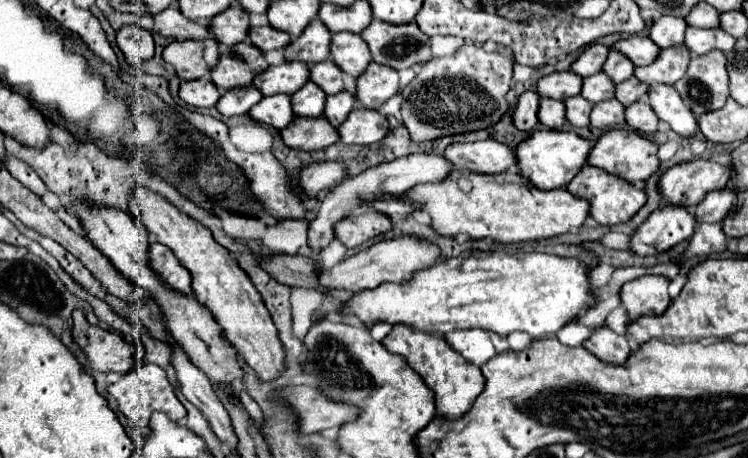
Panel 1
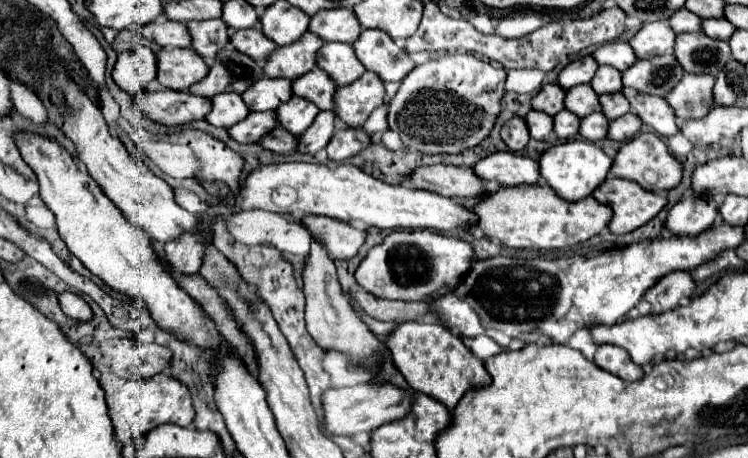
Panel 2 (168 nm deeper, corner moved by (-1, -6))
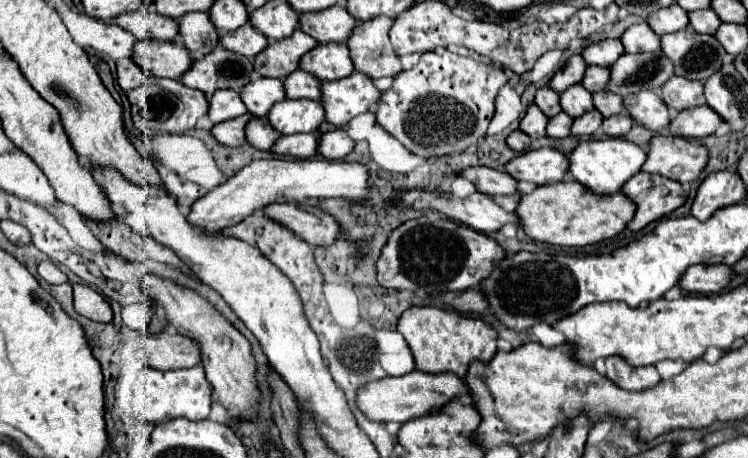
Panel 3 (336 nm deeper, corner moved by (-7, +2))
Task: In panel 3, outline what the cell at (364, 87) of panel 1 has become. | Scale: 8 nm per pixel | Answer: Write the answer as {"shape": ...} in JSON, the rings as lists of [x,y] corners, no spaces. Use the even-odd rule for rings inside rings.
{"shape":[[[352,74],[336,82],[322,82],[322,106],[326,110],[326,122],[342,128],[354,116],[370,112],[376,108],[380,90],[364,74]]]}

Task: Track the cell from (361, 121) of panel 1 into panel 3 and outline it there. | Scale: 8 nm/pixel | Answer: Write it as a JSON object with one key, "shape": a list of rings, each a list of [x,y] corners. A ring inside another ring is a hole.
{"shape":[[[338,128],[334,132],[326,132],[318,140],[318,154],[326,160],[342,160],[352,150],[354,150],[354,142],[342,128]]]}

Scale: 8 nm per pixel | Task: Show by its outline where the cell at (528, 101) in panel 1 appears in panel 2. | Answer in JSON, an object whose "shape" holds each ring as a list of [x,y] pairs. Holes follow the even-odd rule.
{"shape":[[[514,116],[512,120],[508,120],[504,126],[502,126],[502,140],[506,142],[506,146],[516,152],[516,150],[522,150],[528,140],[530,140],[530,132],[528,132],[528,126],[524,122],[522,116]]]}

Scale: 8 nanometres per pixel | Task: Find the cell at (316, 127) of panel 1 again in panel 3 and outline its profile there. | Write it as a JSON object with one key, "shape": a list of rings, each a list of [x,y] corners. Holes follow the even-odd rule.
{"shape":[[[264,116],[264,118],[252,118],[252,120],[246,124],[244,132],[246,132],[248,144],[254,146],[254,148],[258,148],[258,150],[268,150],[268,148],[272,148],[272,144],[274,144],[276,138],[280,136],[280,134],[276,134],[276,132],[272,130],[272,126],[268,126],[268,118],[266,118],[266,116]]]}

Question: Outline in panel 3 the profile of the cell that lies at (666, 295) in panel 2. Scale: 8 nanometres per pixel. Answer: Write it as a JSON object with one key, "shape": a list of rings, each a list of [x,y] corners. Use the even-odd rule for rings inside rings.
{"shape":[[[694,264],[684,272],[684,278],[680,278],[678,286],[688,292],[700,292],[700,294],[716,294],[722,292],[730,280],[732,280],[732,266],[700,266]]]}

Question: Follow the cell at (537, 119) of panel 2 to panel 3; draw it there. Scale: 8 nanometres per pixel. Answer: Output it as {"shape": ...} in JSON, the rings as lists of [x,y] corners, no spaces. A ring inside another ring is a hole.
{"shape":[[[532,104],[528,106],[528,112],[520,122],[520,130],[530,138],[542,138],[546,136],[546,124],[548,124],[548,118],[544,118],[544,114],[540,114],[540,108]]]}

